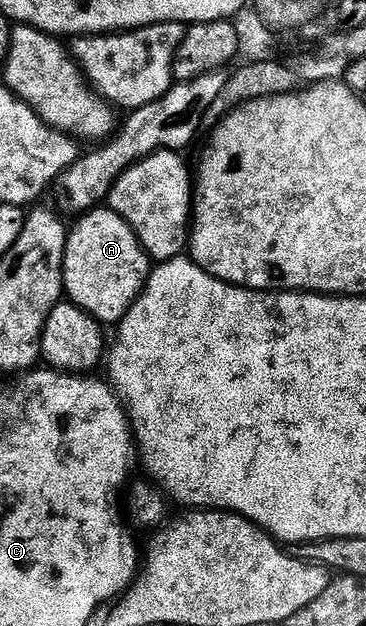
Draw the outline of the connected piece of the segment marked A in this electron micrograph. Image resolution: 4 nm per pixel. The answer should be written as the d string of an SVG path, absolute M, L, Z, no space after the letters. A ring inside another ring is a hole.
M95 208L79 218L82 219L72 226L66 240L62 265L65 297L93 318L121 320L146 288L152 269L151 259L138 242L132 227L116 211Z

